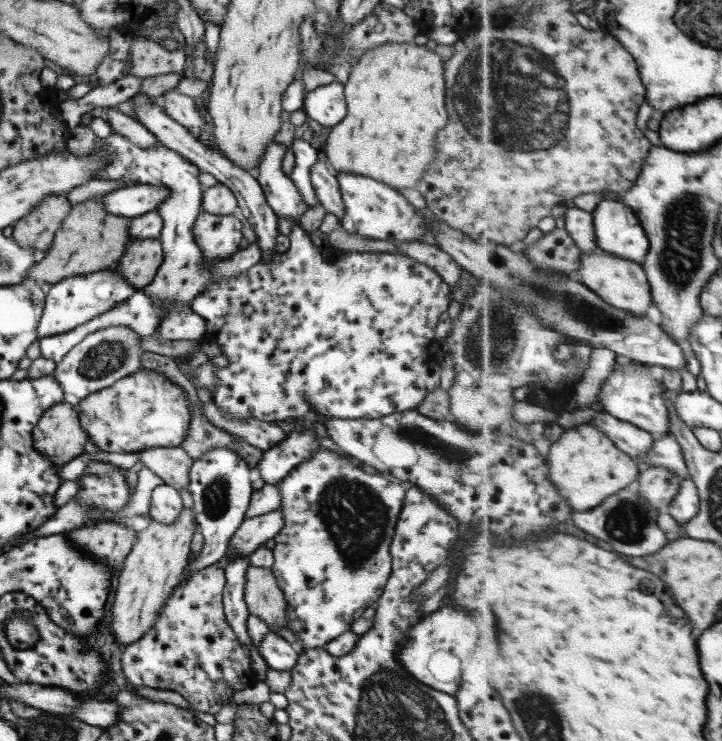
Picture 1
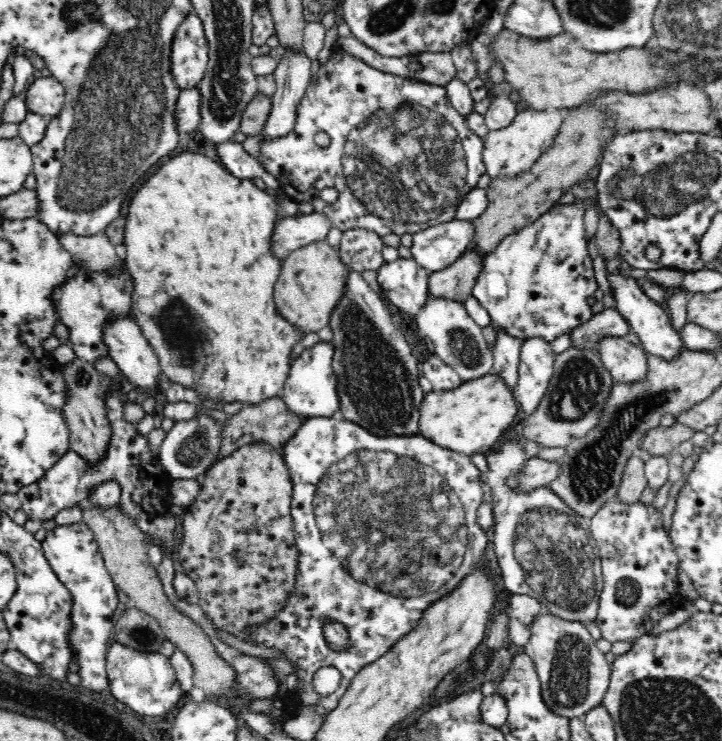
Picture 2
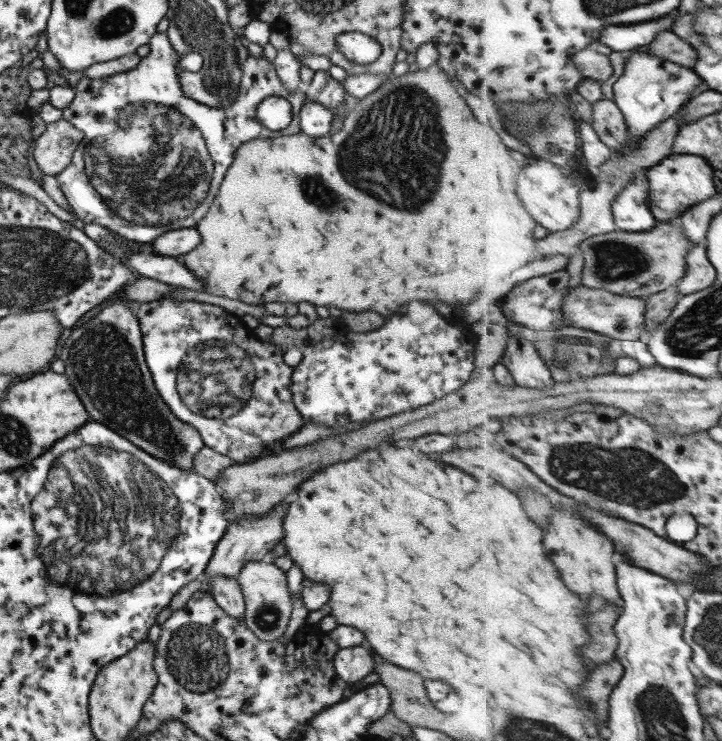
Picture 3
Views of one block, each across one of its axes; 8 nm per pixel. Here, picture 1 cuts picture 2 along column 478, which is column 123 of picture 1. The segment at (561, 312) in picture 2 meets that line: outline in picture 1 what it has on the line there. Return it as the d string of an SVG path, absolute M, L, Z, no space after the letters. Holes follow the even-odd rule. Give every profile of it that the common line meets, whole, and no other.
M115 266L54 282L44 298L42 314L37 322L37 340L63 334L88 322L95 316L113 309L116 304L127 300L134 291L126 278L115 270Z

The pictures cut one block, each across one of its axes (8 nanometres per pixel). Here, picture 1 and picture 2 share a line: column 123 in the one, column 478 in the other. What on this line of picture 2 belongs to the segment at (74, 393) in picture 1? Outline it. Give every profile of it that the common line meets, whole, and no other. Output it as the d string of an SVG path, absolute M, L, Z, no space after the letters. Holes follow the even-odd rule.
M429 294L416 314L416 326L413 329L422 338L426 337L430 341L434 347L434 355L449 364L463 382L494 373L493 350L488 350L482 328L468 314L464 302Z

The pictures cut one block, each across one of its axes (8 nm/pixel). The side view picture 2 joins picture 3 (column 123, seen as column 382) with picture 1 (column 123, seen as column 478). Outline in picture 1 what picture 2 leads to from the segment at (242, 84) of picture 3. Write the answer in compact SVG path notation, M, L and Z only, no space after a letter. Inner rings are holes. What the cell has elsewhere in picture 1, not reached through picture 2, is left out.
M76 125L69 132L66 146L76 157L84 157L94 153L95 149L105 149L108 162L103 168L94 172L97 180L128 180L128 185L152 184L158 187L167 187L170 190L168 197L155 210L162 218L162 227L159 236L163 249L161 264L157 267L155 276L149 284L146 284L144 293L151 299L153 309L161 311L163 318L157 324L157 330L151 335L177 344L184 341L202 340L205 334L205 321L201 316L195 315L189 310L188 302L195 298L211 281L212 278L221 277L230 279L240 272L245 272L255 265L261 258L258 240L255 239L245 249L236 250L225 261L206 262L202 260L201 251L195 244L192 235L194 218L201 210L201 195L203 188L197 181L197 174L201 172L192 162L185 160L176 152L169 150L161 142L144 153L131 141L111 131L110 135L103 139L93 135L89 126Z

